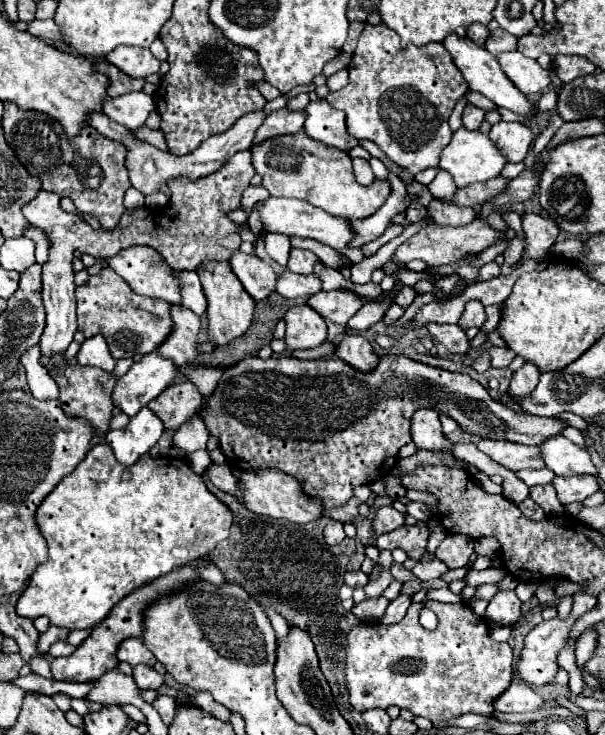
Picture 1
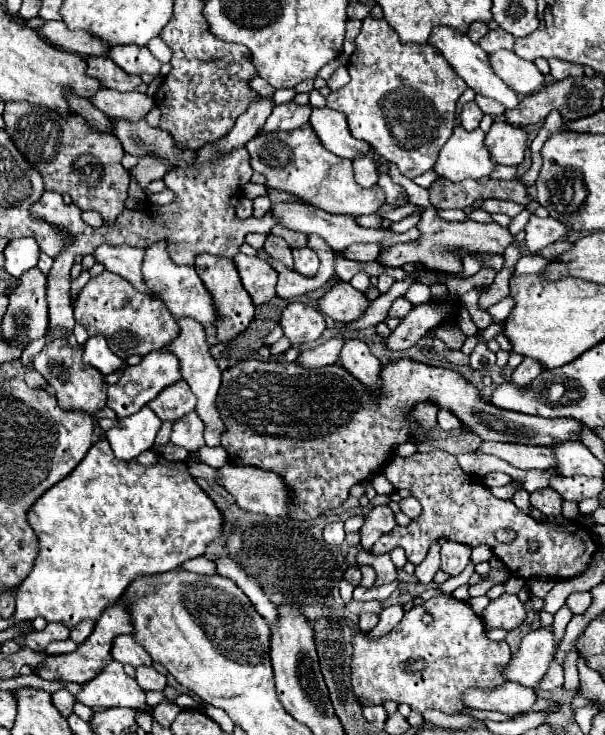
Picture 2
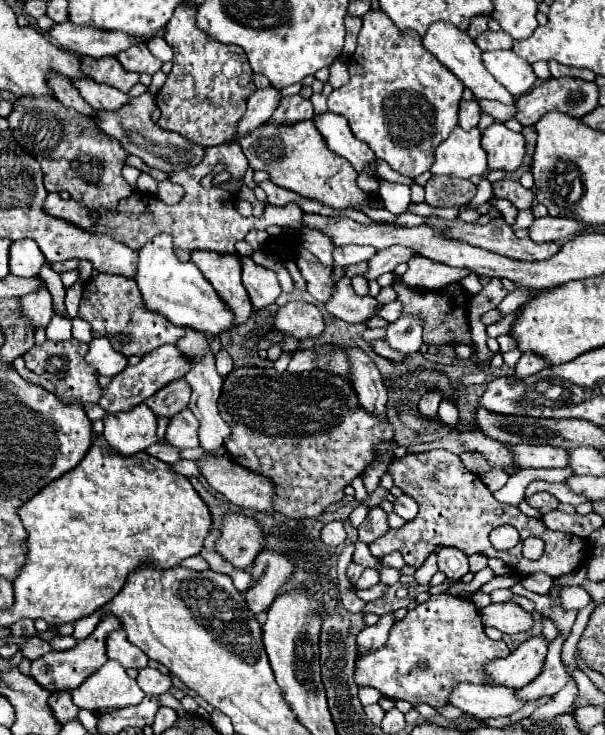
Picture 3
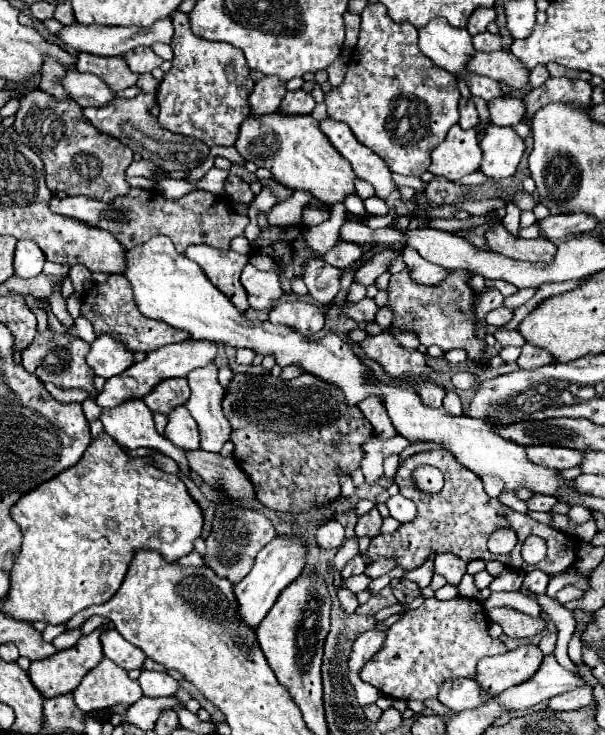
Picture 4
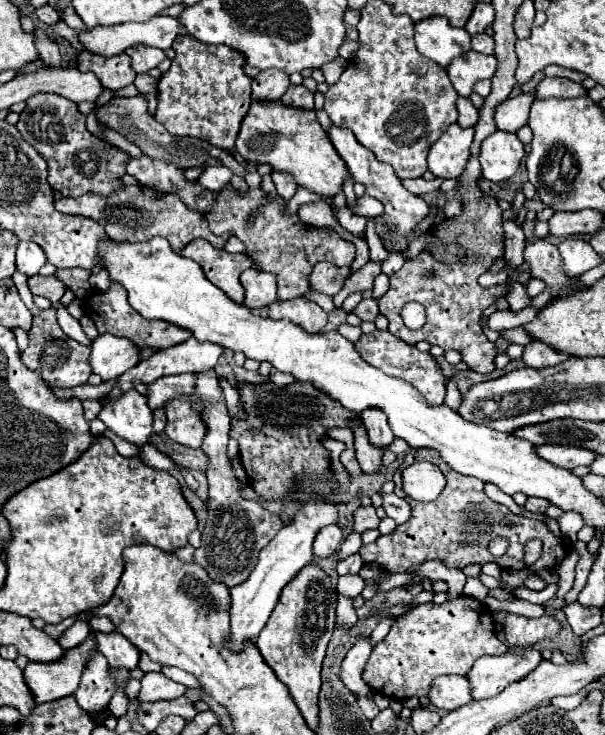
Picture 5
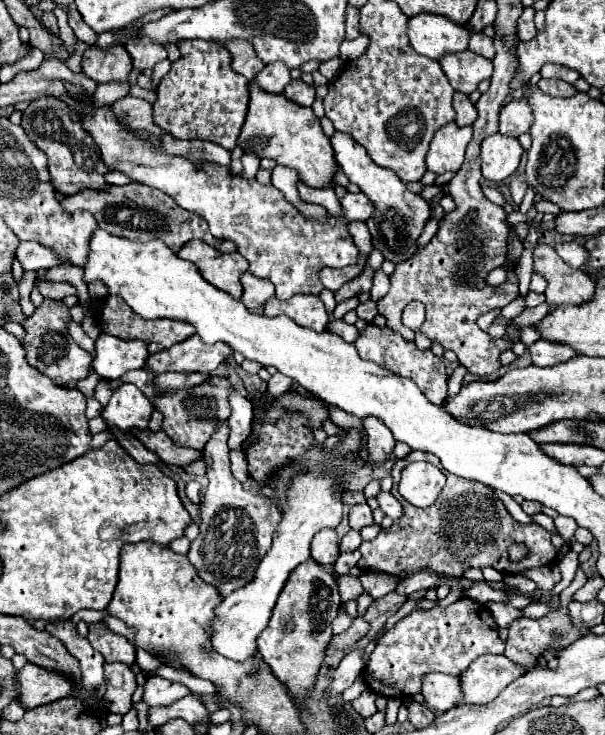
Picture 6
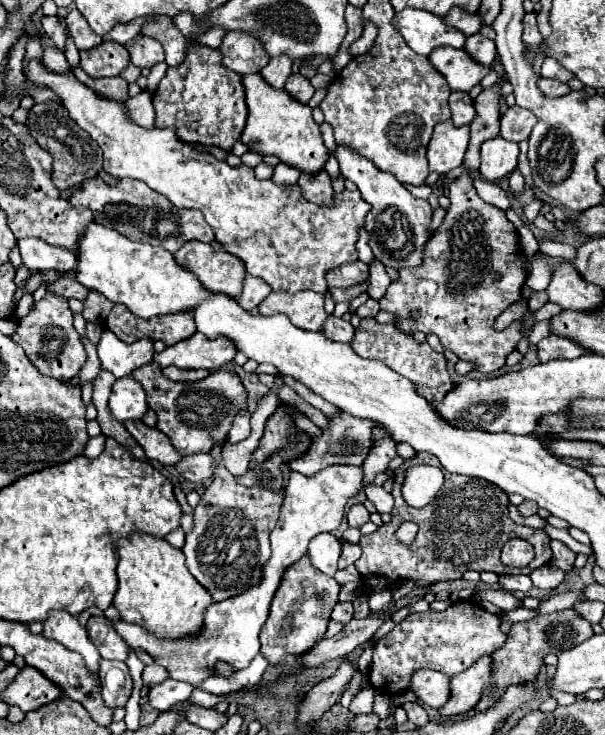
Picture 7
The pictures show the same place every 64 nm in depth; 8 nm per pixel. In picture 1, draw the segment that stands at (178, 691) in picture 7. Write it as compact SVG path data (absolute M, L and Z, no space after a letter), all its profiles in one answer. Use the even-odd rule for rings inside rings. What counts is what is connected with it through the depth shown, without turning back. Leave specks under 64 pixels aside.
M138 664L138 666L134 668L134 680L136 680L136 684L138 684L142 690L148 690L148 688L158 690L158 688L162 686L162 682L164 682L164 676L158 674L158 672L156 672L154 668L150 668L150 666Z

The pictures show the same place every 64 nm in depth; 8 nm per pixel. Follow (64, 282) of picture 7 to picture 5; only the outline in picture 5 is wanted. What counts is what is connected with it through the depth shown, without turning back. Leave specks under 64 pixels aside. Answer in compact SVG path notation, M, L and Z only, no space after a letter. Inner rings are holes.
M32 276L28 278L28 288L34 296L44 296L50 302L58 302L66 292L66 286L56 276Z

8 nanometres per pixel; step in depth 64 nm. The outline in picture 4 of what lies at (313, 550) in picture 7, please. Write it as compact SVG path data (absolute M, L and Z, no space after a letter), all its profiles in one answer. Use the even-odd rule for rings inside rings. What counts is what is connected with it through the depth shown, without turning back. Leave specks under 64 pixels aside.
M328 520L316 532L316 544L322 550L334 550L344 544L344 528L336 520Z

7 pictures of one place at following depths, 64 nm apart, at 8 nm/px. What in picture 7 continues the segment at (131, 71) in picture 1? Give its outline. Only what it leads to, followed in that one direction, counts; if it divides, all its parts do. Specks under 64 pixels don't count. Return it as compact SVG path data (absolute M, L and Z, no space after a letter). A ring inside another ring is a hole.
M136 36L124 46L128 50L130 62L138 68L152 68L154 64L164 60L164 50L158 40L148 36Z

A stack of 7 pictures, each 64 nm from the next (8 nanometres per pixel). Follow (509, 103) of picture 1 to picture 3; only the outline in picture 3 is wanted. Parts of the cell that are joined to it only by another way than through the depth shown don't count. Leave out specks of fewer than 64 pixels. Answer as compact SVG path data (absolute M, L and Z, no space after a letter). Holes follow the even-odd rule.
M436 22L428 28L428 32L422 36L422 46L436 58L440 60L440 64L444 64L452 74L456 74L462 84L466 88L472 90L474 98L486 98L486 100L498 100L498 102L504 102L504 104L512 104L514 102L514 96L500 84L492 78L490 72L486 72L486 68L482 68L480 64L480 56L482 52L476 48L474 40L468 36L468 32L456 28L454 24L448 24L448 22Z

